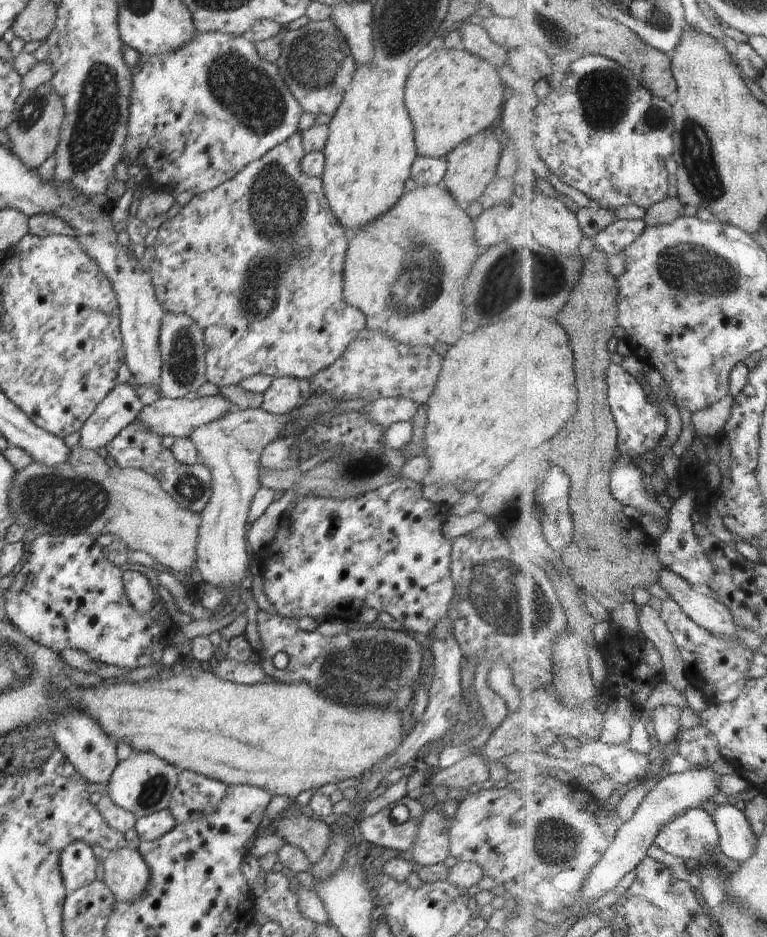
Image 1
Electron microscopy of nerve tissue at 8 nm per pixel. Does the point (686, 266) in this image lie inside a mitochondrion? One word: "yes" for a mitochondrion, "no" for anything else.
yes

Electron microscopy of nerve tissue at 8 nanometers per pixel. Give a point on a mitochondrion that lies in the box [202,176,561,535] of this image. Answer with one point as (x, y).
(420, 283)

